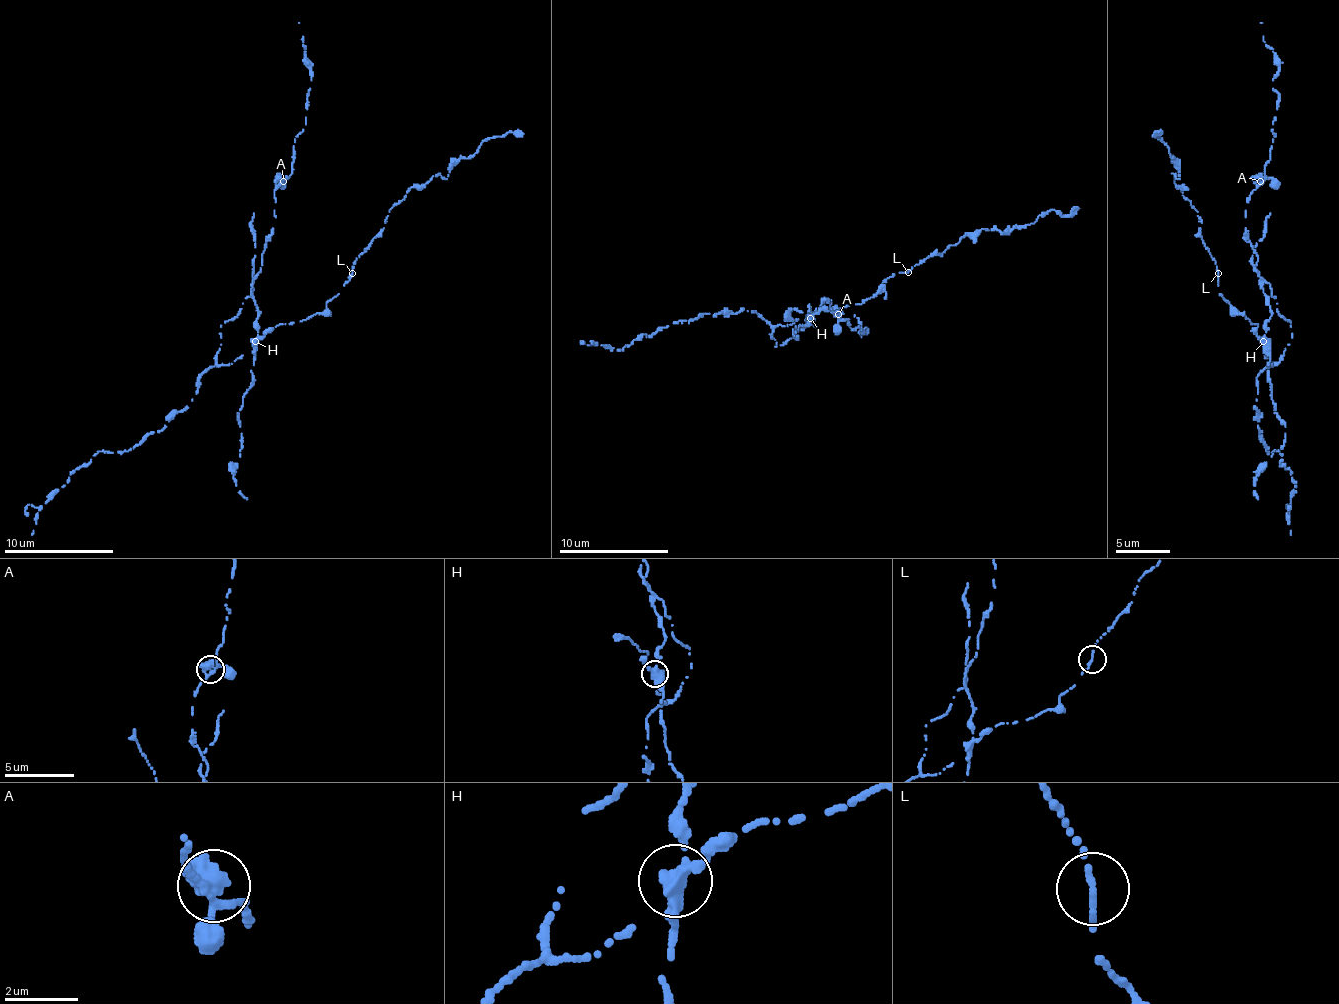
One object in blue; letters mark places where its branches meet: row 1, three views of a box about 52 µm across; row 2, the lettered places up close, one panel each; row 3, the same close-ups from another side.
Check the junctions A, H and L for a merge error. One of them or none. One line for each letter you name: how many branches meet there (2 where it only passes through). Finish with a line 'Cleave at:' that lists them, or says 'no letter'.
H: 3
Cleave at: H

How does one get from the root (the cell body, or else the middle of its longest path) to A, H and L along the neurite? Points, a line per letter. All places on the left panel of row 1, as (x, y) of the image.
A: (258, 312), (250, 285), (261, 268), (264, 244), (272, 233), (275, 189), (283, 181)
H: (258, 312), (256, 342)
L: (258, 312), (256, 320), (258, 337), (280, 323), (294, 323), (318, 315), (351, 274)

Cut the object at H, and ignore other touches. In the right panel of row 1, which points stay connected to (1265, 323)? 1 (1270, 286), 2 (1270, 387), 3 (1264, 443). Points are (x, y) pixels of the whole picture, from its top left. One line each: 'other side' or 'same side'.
1: other side
2: same side
3: other side

